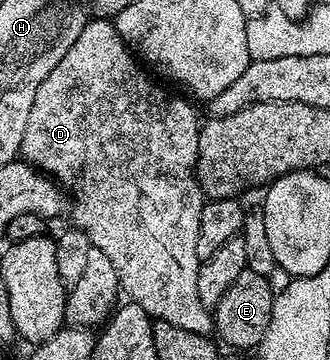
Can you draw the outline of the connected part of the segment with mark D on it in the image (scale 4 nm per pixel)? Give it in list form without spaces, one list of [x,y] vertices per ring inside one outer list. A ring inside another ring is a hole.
[[[88,19],[85,30],[77,34],[77,42],[73,42],[73,46],[69,46],[69,51],[65,53],[65,58],[61,58],[61,62],[53,66],[49,78],[41,82],[41,90],[37,90],[37,98],[33,98],[33,110],[29,110],[29,122],[25,122],[21,156],[31,167],[51,177],[69,197],[70,223],[87,235],[91,247],[101,250],[101,254],[105,254],[105,258],[113,262],[113,270],[117,270],[120,289],[130,303],[141,306],[141,310],[151,315],[152,321],[164,320],[173,326],[181,326],[181,330],[192,332],[195,336],[207,336],[213,328],[213,316],[197,295],[197,274],[201,263],[197,258],[197,230],[201,226],[201,210],[205,203],[199,178],[195,174],[195,163],[199,161],[201,119],[199,120],[198,114],[195,113],[196,105],[190,99],[187,101],[179,96],[167,96],[166,90],[161,85],[154,84],[143,71],[145,71],[144,65],[128,48],[110,19]]]

